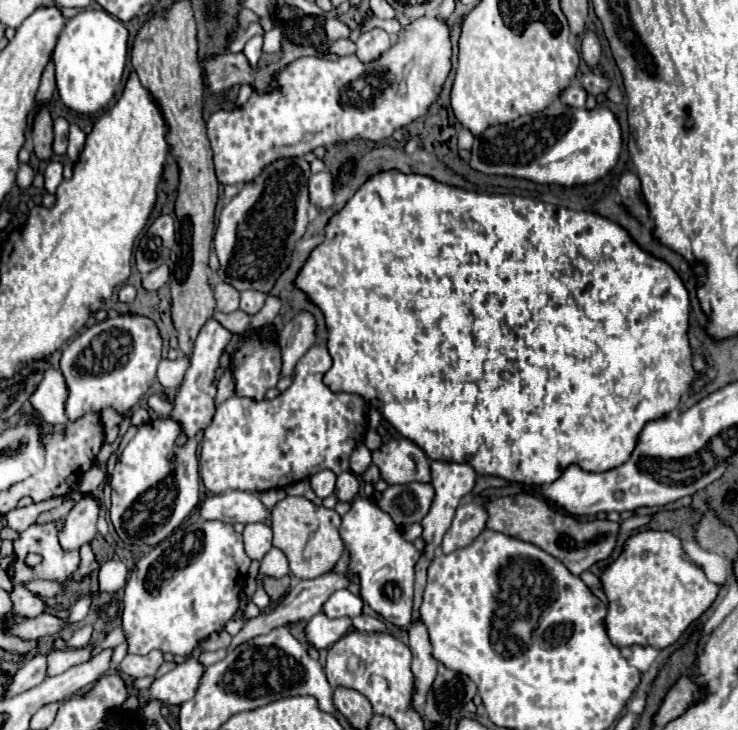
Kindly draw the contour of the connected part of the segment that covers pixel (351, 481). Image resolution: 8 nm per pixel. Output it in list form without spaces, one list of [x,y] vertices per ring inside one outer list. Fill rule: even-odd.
[[[346,471],[346,473],[340,473],[338,475],[338,481],[336,481],[336,497],[338,501],[352,501],[356,495],[358,495],[358,479],[354,473]]]

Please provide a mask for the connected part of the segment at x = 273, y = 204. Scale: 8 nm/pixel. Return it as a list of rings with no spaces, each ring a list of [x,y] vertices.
[[[304,157],[278,159],[272,165],[268,165],[252,183],[246,183],[242,191],[222,209],[214,237],[214,249],[220,261],[220,269],[216,271],[218,281],[232,285],[236,291],[252,289],[264,295],[272,291],[276,279],[282,275],[284,269],[288,269],[292,261],[292,251],[302,241],[308,227],[308,215],[306,215],[308,177],[310,177],[310,165],[304,161]]]

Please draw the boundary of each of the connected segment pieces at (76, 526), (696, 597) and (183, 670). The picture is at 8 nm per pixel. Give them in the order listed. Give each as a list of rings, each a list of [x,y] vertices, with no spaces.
[[[94,493],[84,495],[66,515],[64,531],[60,531],[60,545],[70,551],[90,543],[96,535],[96,519],[100,513],[100,499]]]
[[[644,531],[630,537],[624,553],[600,579],[610,601],[606,629],[616,647],[670,647],[714,603],[720,591],[720,585],[706,579],[700,565],[684,559],[682,541],[666,531]]]
[[[188,659],[166,675],[154,679],[148,689],[148,695],[150,699],[156,699],[160,703],[182,705],[184,701],[194,697],[202,671],[204,667],[196,659]]]

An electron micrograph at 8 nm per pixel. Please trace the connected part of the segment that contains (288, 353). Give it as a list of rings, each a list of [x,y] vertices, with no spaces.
[[[302,309],[296,313],[280,333],[280,349],[282,349],[282,375],[292,375],[296,361],[314,345],[316,341],[316,317],[314,313]]]

